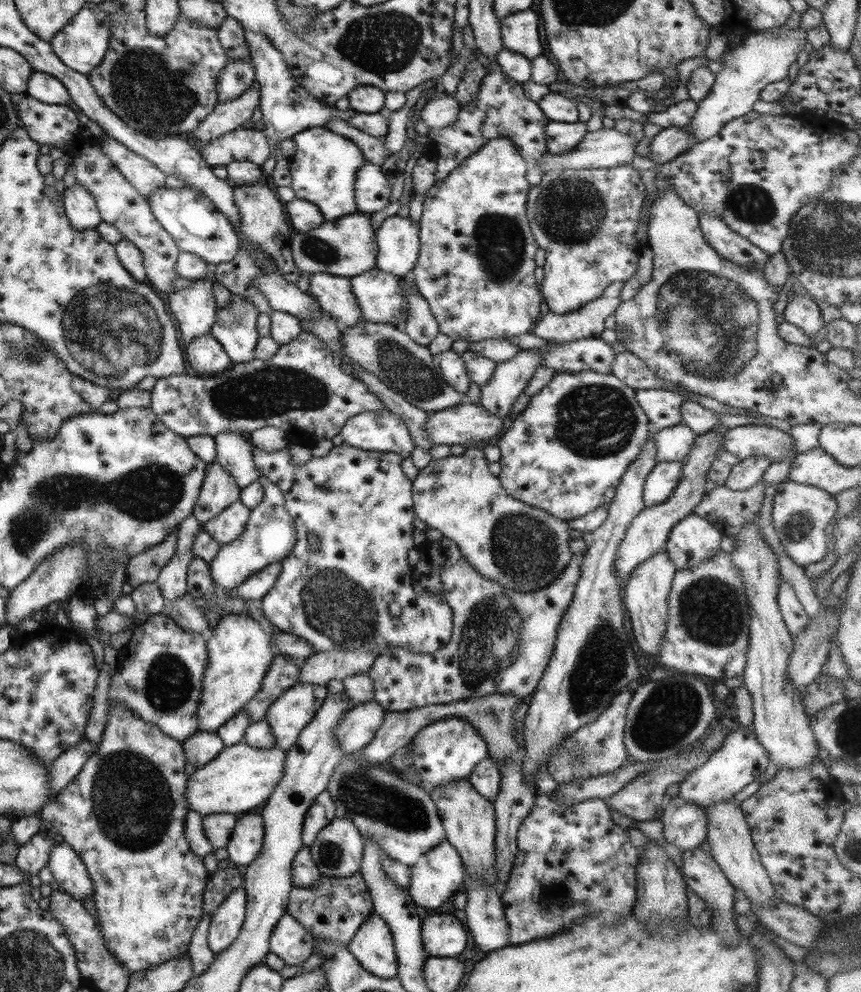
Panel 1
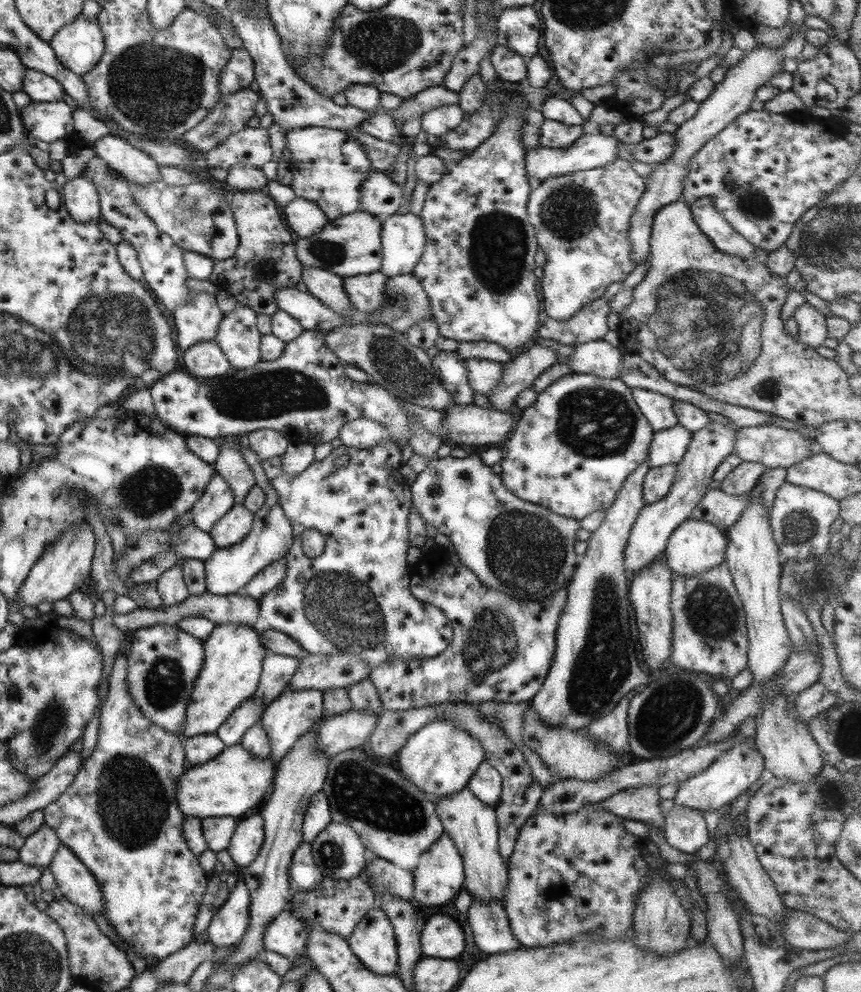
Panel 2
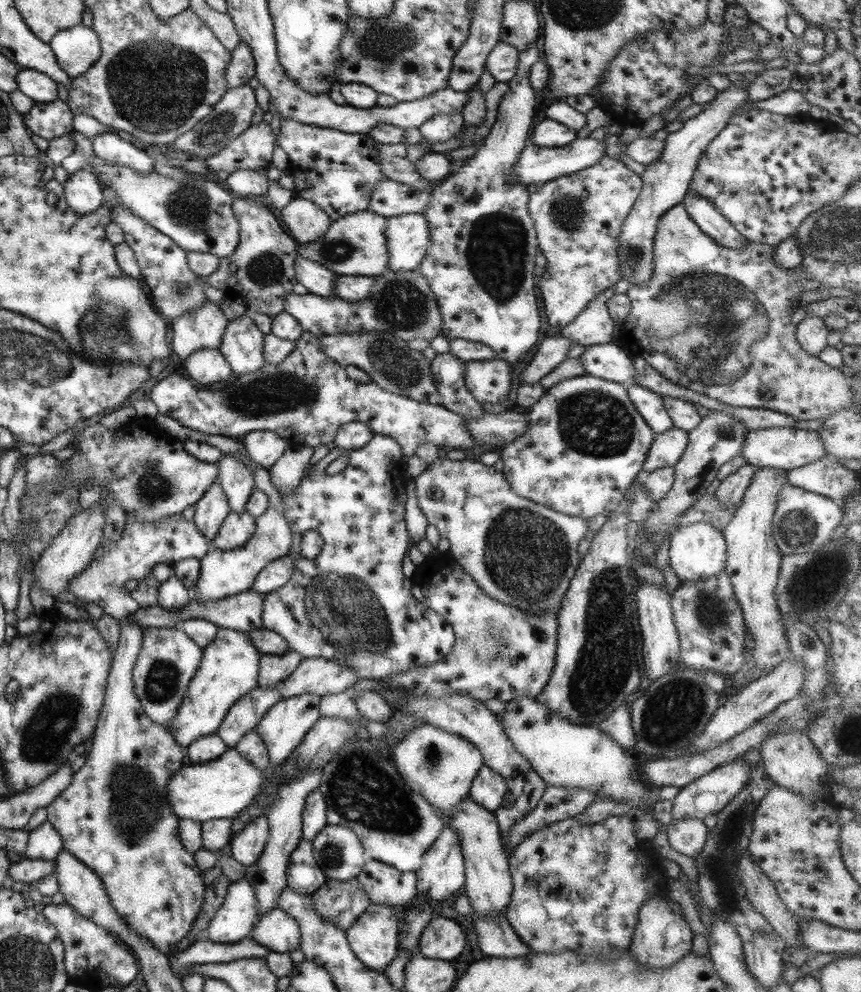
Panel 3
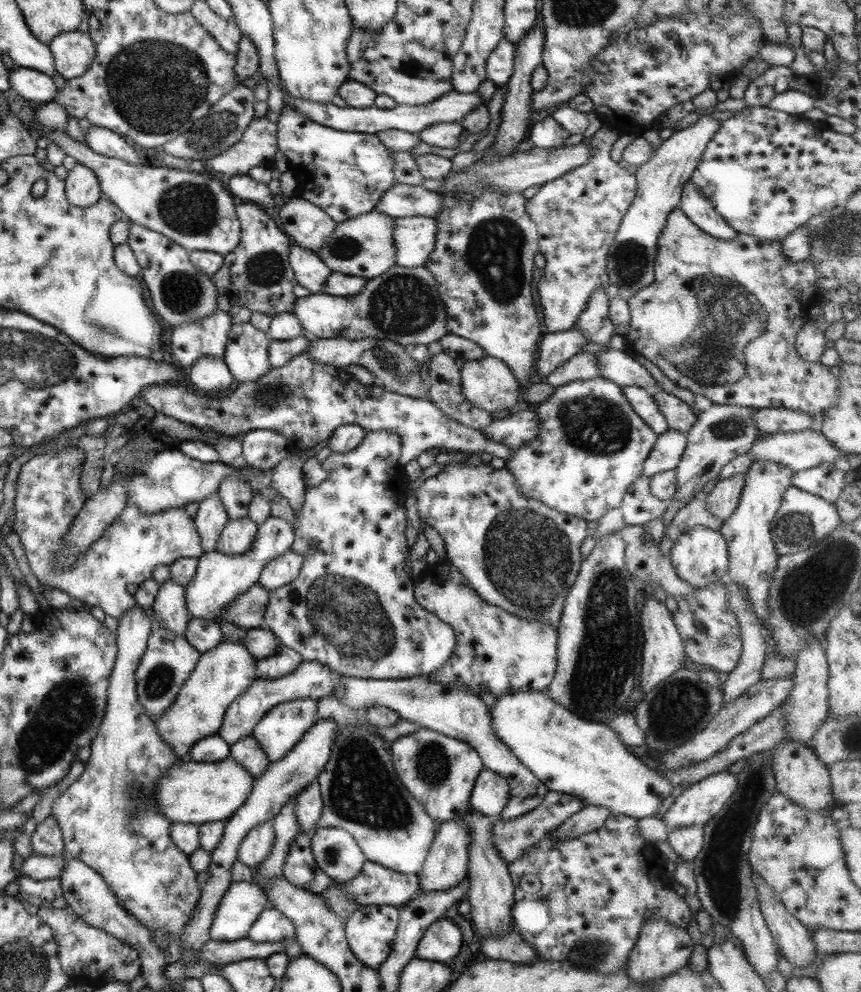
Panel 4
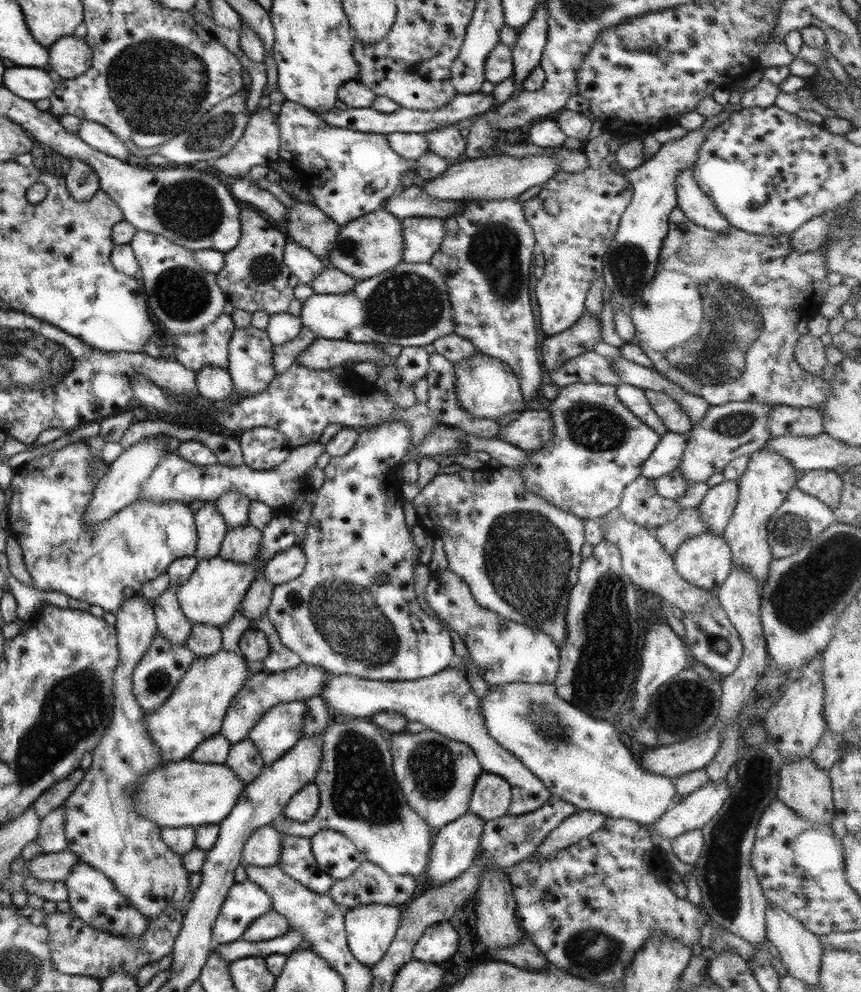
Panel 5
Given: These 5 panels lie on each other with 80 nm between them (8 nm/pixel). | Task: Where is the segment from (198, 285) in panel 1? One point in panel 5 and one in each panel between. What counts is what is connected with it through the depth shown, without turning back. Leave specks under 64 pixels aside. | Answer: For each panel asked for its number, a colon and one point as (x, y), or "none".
2: (196, 321)
3: (201, 329)
4: (207, 337)
5: (193, 350)

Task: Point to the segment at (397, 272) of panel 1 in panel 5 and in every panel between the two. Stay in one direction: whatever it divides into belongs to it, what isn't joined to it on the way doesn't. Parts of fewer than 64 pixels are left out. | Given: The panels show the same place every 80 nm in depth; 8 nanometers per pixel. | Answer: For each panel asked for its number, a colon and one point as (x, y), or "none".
2: (403, 239)
3: (407, 236)
4: (414, 237)
5: (421, 236)

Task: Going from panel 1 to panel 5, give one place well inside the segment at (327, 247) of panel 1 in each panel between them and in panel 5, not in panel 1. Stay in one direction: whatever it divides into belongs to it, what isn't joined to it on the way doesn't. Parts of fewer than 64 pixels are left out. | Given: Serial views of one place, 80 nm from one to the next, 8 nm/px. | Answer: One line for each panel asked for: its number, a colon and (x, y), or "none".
2: (349, 245)
3: (354, 245)
4: (363, 246)
5: (370, 244)

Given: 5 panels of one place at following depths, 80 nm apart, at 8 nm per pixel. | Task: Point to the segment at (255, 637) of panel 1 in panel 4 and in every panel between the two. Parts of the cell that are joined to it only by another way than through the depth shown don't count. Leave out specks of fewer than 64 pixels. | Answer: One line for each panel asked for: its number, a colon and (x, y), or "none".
2: (233, 654)
3: (228, 667)
4: (220, 674)

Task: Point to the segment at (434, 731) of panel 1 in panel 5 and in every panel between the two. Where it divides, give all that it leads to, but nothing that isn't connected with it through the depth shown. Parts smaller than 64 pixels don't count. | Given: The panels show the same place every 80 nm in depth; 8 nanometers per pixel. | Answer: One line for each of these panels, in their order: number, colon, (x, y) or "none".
2: (438, 758)
3: (438, 766)
4: (439, 773)
5: (436, 775)

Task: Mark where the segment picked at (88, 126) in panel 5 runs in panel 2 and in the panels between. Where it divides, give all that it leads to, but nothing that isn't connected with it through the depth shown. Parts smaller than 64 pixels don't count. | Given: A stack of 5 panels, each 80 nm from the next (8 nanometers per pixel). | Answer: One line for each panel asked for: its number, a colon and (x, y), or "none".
2: (134, 165)
3: (111, 146)
4: (102, 141)

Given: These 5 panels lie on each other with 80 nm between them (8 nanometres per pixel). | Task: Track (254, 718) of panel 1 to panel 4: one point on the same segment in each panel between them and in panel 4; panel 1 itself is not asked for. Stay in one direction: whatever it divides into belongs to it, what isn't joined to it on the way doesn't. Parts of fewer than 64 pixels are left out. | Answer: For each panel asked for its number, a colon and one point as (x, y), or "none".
2: (276, 670)
3: (272, 669)
4: (284, 660)

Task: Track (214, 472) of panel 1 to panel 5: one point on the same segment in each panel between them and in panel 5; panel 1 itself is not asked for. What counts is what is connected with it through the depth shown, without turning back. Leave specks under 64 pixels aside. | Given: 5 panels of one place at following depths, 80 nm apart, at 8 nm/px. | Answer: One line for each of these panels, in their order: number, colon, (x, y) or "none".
2: (216, 499)
3: (210, 510)
4: (210, 517)
5: (210, 529)

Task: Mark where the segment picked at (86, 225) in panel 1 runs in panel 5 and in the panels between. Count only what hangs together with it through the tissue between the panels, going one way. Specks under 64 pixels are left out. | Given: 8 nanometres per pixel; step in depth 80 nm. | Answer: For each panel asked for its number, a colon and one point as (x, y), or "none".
2: (80, 197)
3: (82, 192)
4: (81, 188)
5: (81, 181)

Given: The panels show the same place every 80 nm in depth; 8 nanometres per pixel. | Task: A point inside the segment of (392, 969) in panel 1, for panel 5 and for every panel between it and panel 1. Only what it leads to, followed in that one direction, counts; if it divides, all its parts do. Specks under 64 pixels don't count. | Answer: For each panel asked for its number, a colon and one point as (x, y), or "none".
2: (372, 940)
3: (373, 936)
4: (369, 930)
5: (369, 928)

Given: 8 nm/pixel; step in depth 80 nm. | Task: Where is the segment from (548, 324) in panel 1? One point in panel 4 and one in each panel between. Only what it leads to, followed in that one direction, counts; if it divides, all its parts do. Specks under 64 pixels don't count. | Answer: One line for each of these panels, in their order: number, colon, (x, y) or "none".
2: (590, 323)
3: (592, 326)
4: (594, 322)

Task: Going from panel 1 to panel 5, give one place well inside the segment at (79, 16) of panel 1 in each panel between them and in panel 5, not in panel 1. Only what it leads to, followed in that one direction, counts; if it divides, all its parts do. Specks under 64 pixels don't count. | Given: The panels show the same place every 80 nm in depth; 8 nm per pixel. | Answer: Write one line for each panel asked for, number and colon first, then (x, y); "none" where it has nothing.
2: (78, 46)
3: (75, 49)
4: (72, 52)
5: (68, 57)

